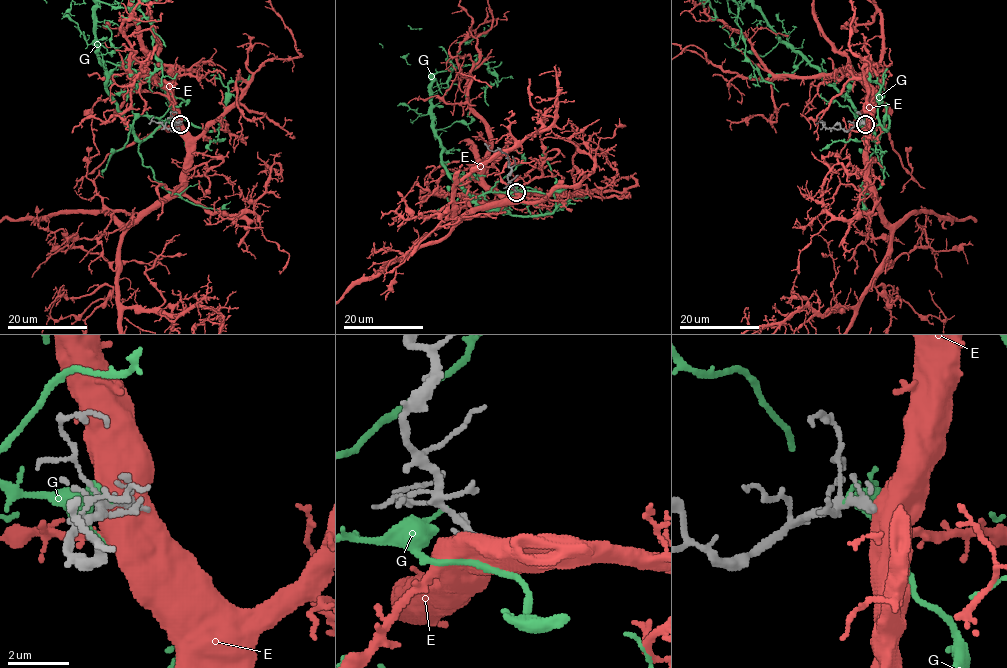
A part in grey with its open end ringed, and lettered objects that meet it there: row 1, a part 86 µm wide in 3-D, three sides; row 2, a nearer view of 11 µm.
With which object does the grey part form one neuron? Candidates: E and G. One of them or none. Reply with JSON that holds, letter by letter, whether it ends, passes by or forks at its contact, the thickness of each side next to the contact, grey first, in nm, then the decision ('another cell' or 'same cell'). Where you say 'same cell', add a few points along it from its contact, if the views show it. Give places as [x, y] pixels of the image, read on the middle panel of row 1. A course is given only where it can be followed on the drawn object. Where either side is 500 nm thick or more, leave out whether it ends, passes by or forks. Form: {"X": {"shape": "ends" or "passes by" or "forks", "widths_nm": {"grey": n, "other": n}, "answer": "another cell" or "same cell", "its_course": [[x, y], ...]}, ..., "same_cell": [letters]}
{"E": {"widths_nm": {"grey": 200, "other": 750}, "answer": "same cell"}, "G": {"shape": "ends", "widths_nm": {"grey": 240, "other": 90}, "answer": "another cell"}, "same_cell": ["E"]}

